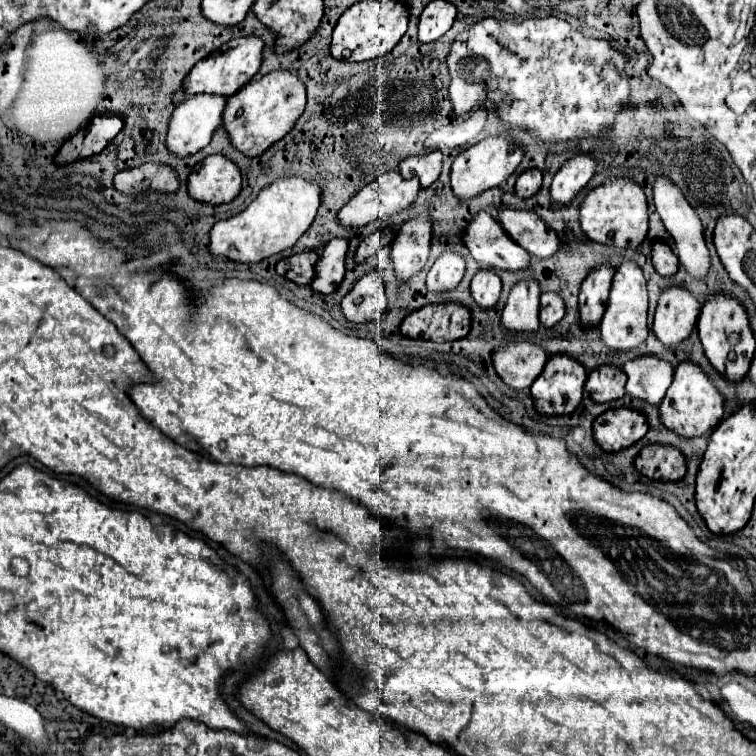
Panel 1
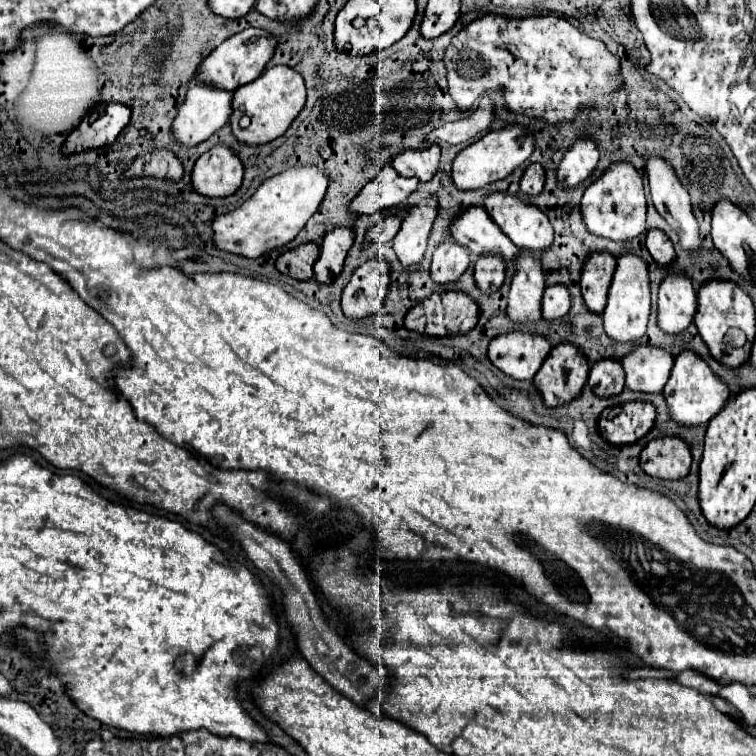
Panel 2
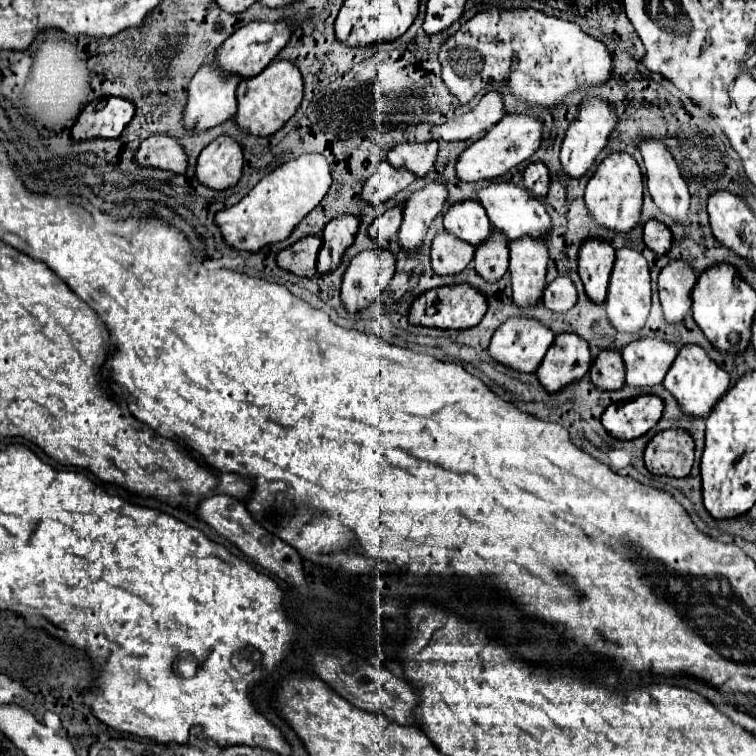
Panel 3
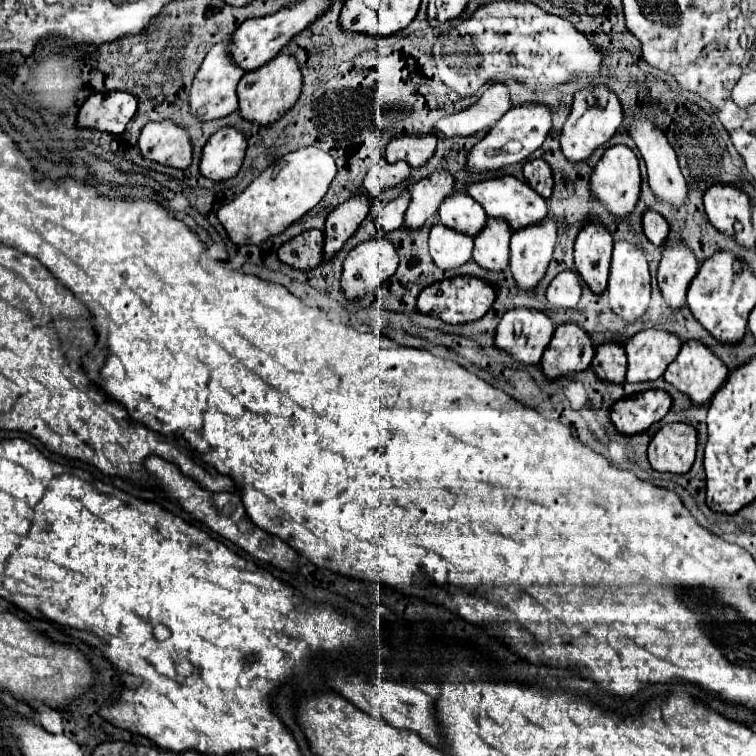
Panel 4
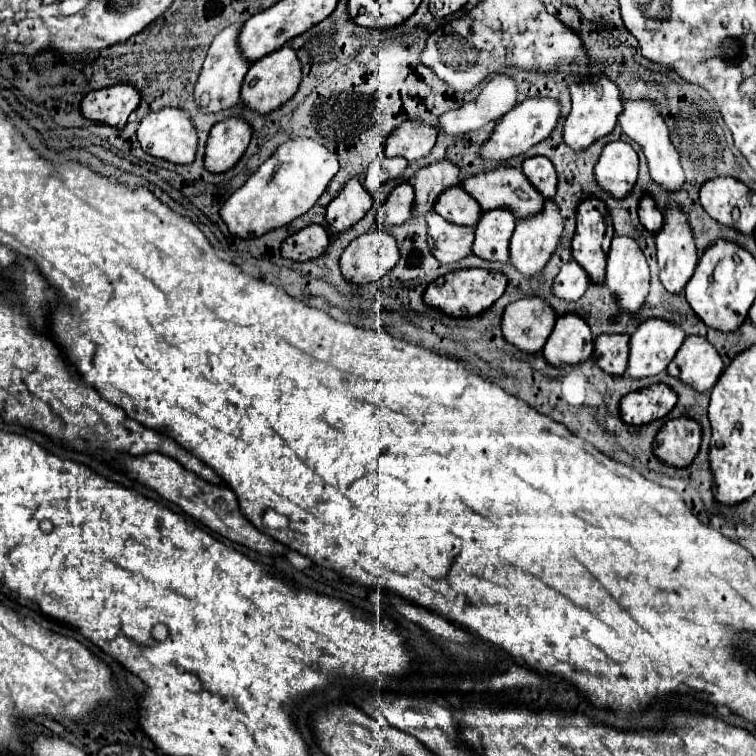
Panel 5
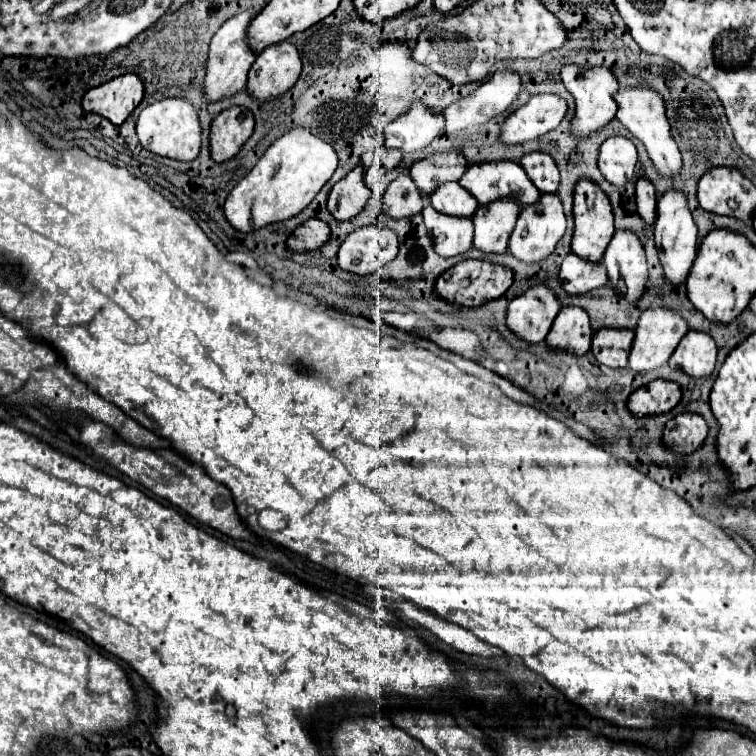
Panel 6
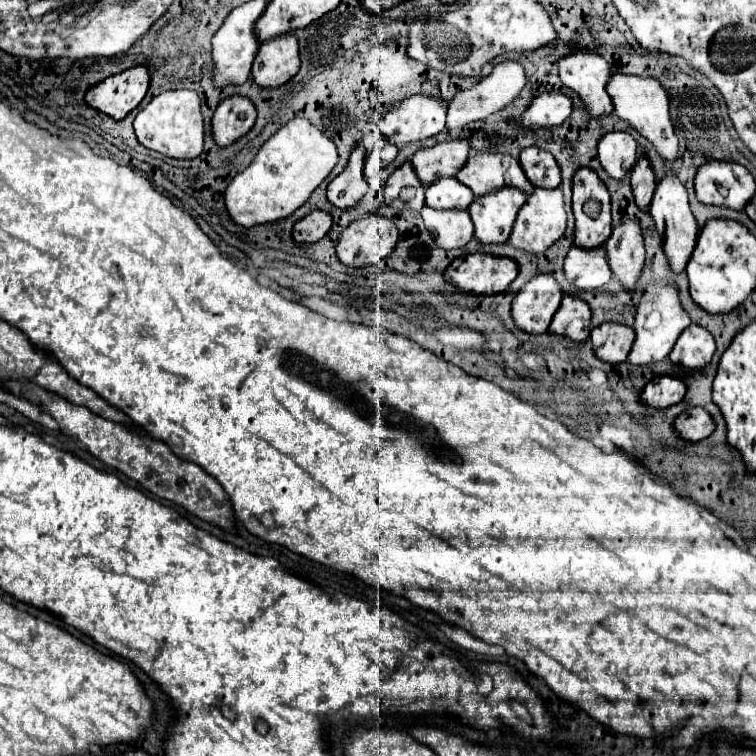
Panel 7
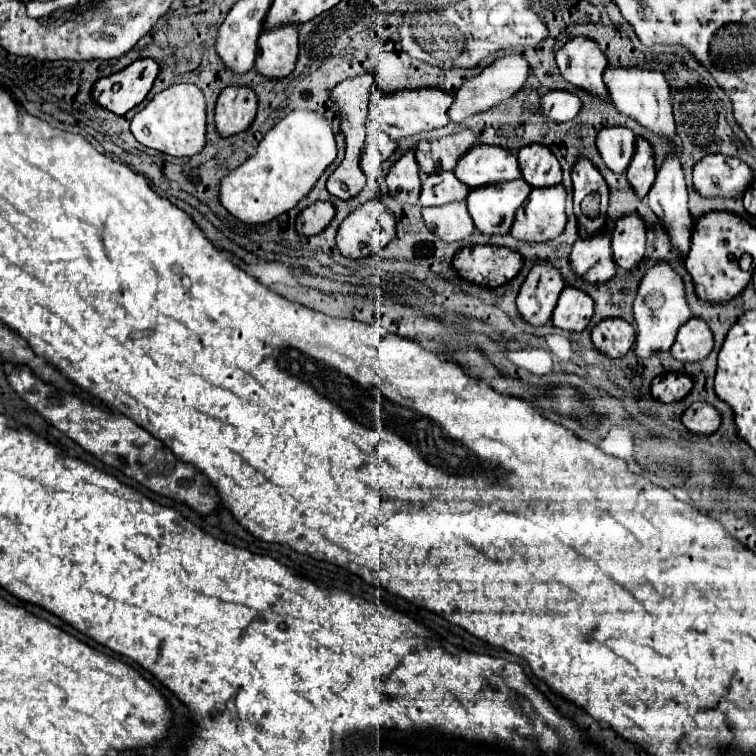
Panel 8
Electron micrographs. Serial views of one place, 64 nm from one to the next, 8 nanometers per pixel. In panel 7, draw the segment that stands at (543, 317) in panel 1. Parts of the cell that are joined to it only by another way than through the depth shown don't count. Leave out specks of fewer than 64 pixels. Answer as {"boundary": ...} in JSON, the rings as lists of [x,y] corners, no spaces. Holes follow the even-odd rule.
{"boundary":[[[572,246],[564,260],[564,274],[572,284],[576,284],[582,290],[604,286],[612,278],[604,246],[598,248]]]}

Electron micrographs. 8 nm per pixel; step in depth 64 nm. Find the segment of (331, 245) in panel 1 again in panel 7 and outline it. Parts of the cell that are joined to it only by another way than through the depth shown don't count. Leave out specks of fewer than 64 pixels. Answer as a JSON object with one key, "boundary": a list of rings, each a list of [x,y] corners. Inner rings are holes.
{"boundary":[[[356,142],[346,168],[328,184],[328,200],[334,206],[346,210],[366,194],[368,182],[362,174],[362,164],[364,164],[364,146],[362,142]]]}

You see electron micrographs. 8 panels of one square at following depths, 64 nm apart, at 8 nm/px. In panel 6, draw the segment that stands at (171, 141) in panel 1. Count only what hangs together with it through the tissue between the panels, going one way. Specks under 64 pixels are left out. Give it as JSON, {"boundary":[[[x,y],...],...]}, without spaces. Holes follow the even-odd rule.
{"boundary":[[[260,6],[242,10],[236,16],[232,16],[228,22],[220,26],[220,30],[212,36],[210,42],[210,56],[208,56],[208,66],[206,66],[206,78],[204,78],[204,90],[206,90],[206,100],[214,102],[224,96],[230,96],[246,86],[248,80],[248,70],[256,60],[256,54],[252,52],[248,44],[248,26],[250,20],[260,12]]]}

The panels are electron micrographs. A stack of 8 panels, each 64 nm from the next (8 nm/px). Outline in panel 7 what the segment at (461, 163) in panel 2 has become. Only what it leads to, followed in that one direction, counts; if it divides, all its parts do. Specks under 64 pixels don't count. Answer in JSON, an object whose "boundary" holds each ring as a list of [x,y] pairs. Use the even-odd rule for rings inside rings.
{"boundary":[[[544,92],[532,100],[532,106],[518,118],[526,128],[540,126],[556,126],[568,120],[574,110],[574,102],[570,96],[562,92]]]}

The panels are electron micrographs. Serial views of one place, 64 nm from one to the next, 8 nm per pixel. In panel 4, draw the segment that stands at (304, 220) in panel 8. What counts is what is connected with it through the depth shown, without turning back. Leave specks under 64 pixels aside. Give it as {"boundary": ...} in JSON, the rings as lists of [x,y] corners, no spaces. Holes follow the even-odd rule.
{"boundary":[[[306,230],[280,246],[278,258],[294,268],[310,270],[324,258],[324,234],[322,230]]]}

